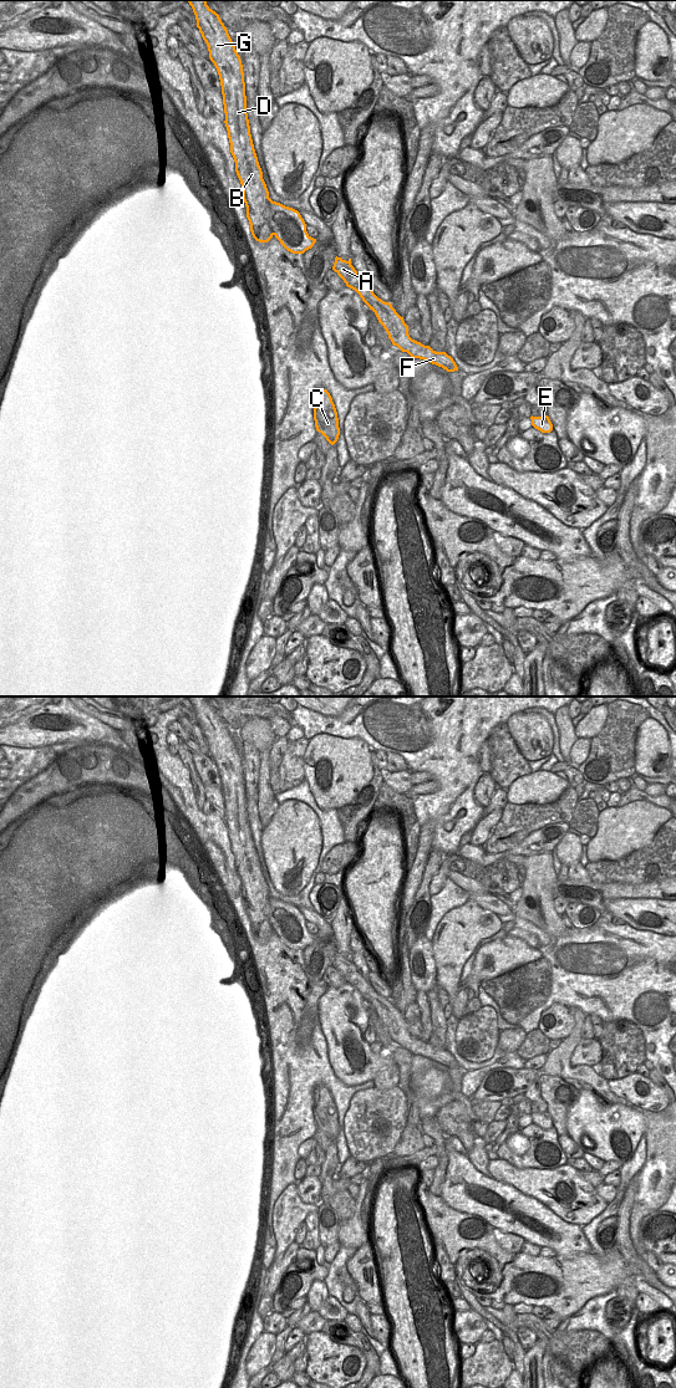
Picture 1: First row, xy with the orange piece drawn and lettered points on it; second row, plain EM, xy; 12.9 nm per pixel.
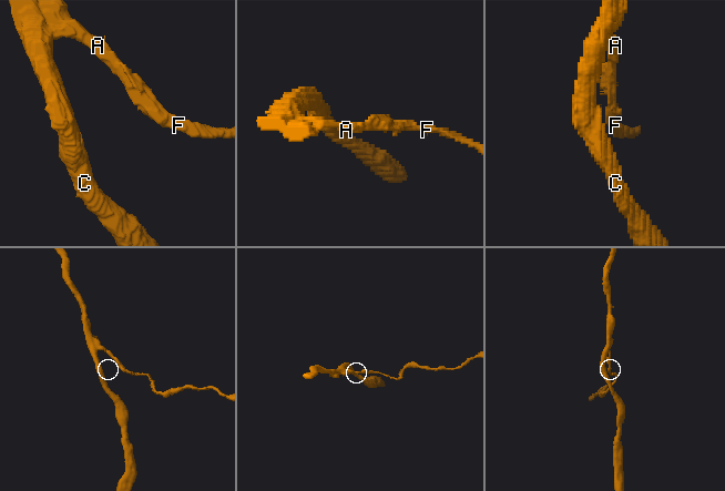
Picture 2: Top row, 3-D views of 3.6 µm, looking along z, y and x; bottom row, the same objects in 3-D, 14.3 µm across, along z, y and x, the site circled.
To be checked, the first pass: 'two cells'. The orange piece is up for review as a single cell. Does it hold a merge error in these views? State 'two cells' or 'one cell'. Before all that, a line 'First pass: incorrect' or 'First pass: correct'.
First pass: correct
two cells

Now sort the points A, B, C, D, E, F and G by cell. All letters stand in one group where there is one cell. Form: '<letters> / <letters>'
A E F / B C D G

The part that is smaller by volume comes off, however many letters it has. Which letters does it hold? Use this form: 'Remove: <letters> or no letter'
Remove: A, E, F

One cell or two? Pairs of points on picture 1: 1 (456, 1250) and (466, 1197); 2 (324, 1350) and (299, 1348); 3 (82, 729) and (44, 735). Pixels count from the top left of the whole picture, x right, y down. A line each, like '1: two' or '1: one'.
1: two
2: two
3: one

